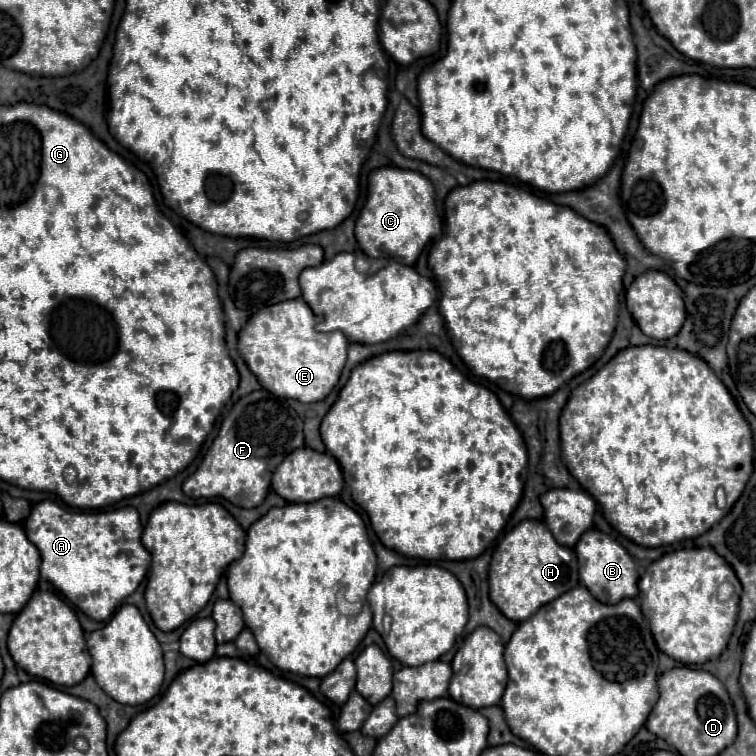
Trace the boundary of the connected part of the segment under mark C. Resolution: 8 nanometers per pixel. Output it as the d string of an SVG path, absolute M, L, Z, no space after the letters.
M399 167L371 171L367 201L355 223L357 245L367 257L391 255L405 265L415 265L423 247L441 233L443 225L435 209L433 185L425 175Z

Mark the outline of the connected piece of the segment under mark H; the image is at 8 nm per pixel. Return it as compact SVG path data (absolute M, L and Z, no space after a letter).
M521 521L501 539L489 567L489 595L497 609L519 623L531 617L541 605L561 597L579 585L577 555L565 549L539 521Z

